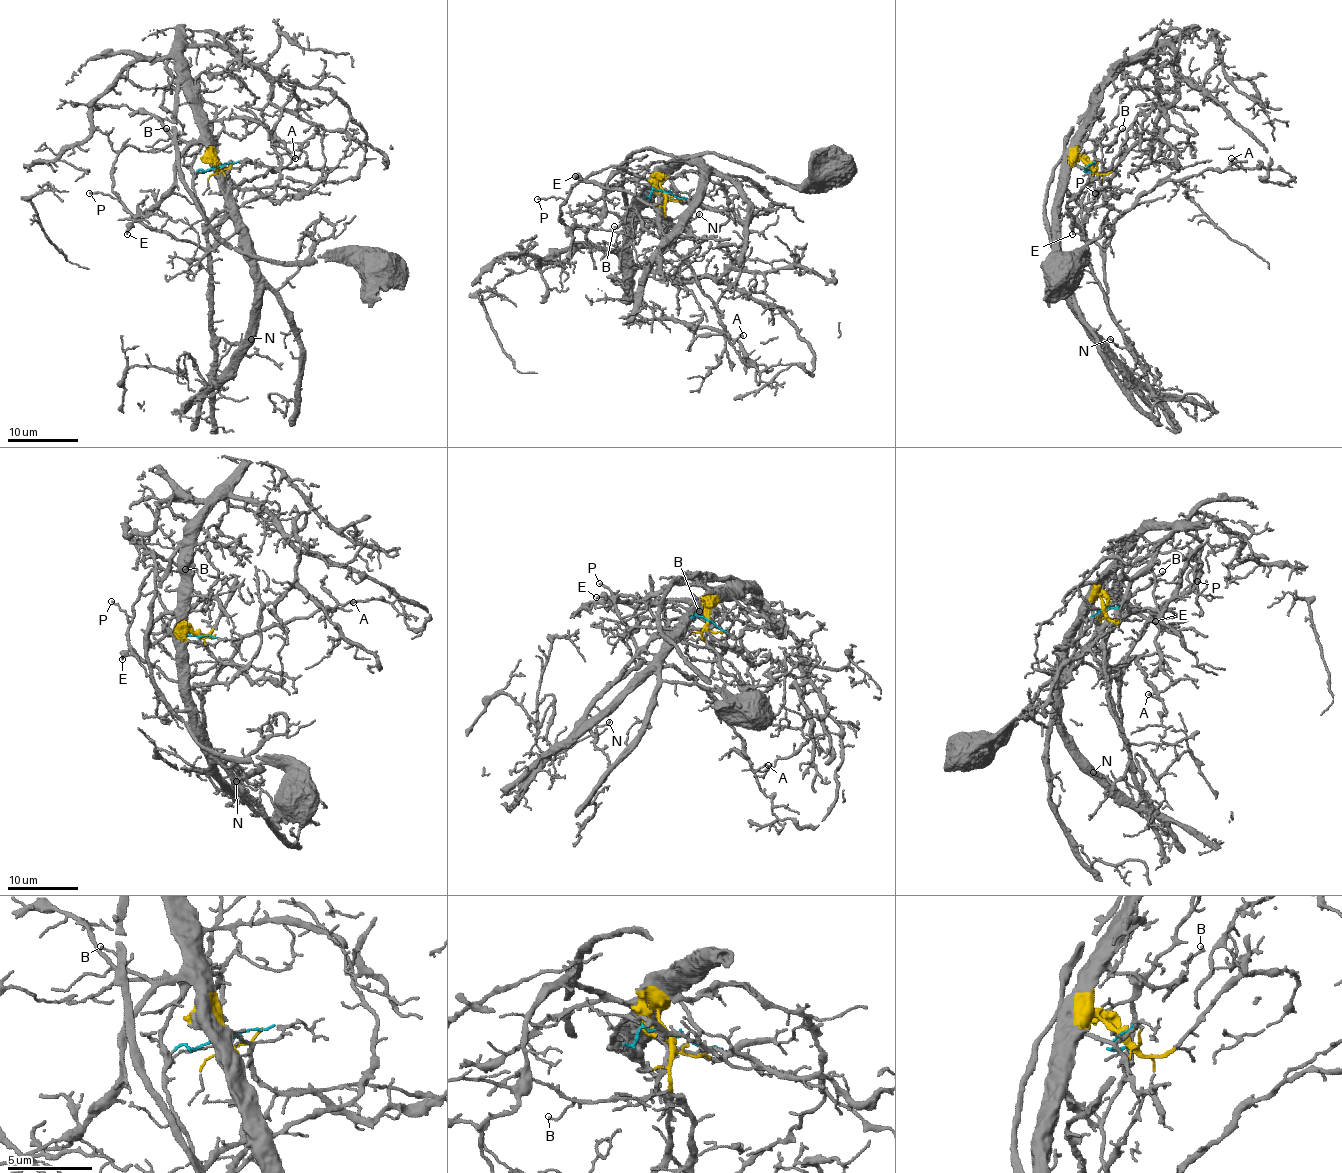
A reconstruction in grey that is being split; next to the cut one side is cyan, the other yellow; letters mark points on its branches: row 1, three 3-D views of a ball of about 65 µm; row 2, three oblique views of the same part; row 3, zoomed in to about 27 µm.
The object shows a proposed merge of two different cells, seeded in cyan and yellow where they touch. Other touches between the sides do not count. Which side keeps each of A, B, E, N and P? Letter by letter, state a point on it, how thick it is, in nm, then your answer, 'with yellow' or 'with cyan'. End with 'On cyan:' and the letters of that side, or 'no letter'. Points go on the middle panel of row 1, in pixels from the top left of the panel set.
A: place (743, 335); calibre 100 nm; with cyan
B: place (614, 226); calibre 110 nm; with yellow
E: place (575, 176); calibre 240 nm; with cyan
N: place (699, 214); calibre 110 nm; with cyan
P: place (537, 199); calibre 100 nm; with cyan
On cyan: A, E, N, P

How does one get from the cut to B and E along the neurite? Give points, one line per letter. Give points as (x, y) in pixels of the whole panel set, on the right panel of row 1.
B: (1088, 166), (1077, 153), (1077, 143), (1083, 137), (1111, 145), (1122, 129)
E: (1088, 166), (1092, 173), (1081, 201), (1083, 241), (1092, 276), (1104, 290), (1104, 255), (1077, 221), (1072, 233)

